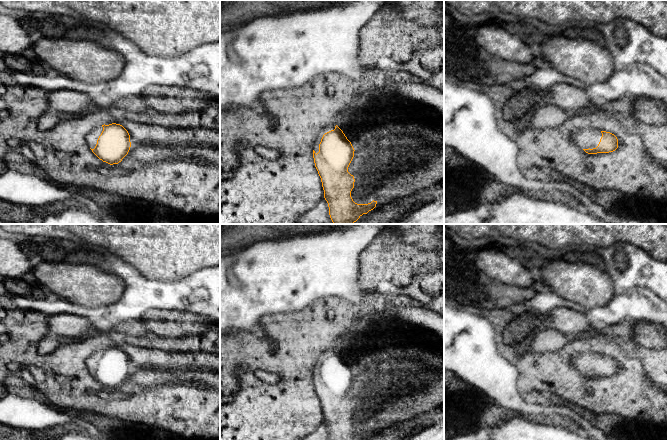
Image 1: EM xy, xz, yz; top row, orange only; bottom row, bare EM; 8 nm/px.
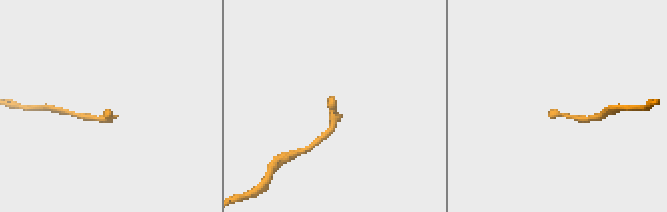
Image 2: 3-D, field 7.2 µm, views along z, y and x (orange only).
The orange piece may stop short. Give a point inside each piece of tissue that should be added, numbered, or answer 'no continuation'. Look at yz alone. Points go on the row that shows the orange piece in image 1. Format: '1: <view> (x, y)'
1: yz (586, 138)

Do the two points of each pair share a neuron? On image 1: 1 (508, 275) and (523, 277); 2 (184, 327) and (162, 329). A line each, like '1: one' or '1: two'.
1: one
2: one

